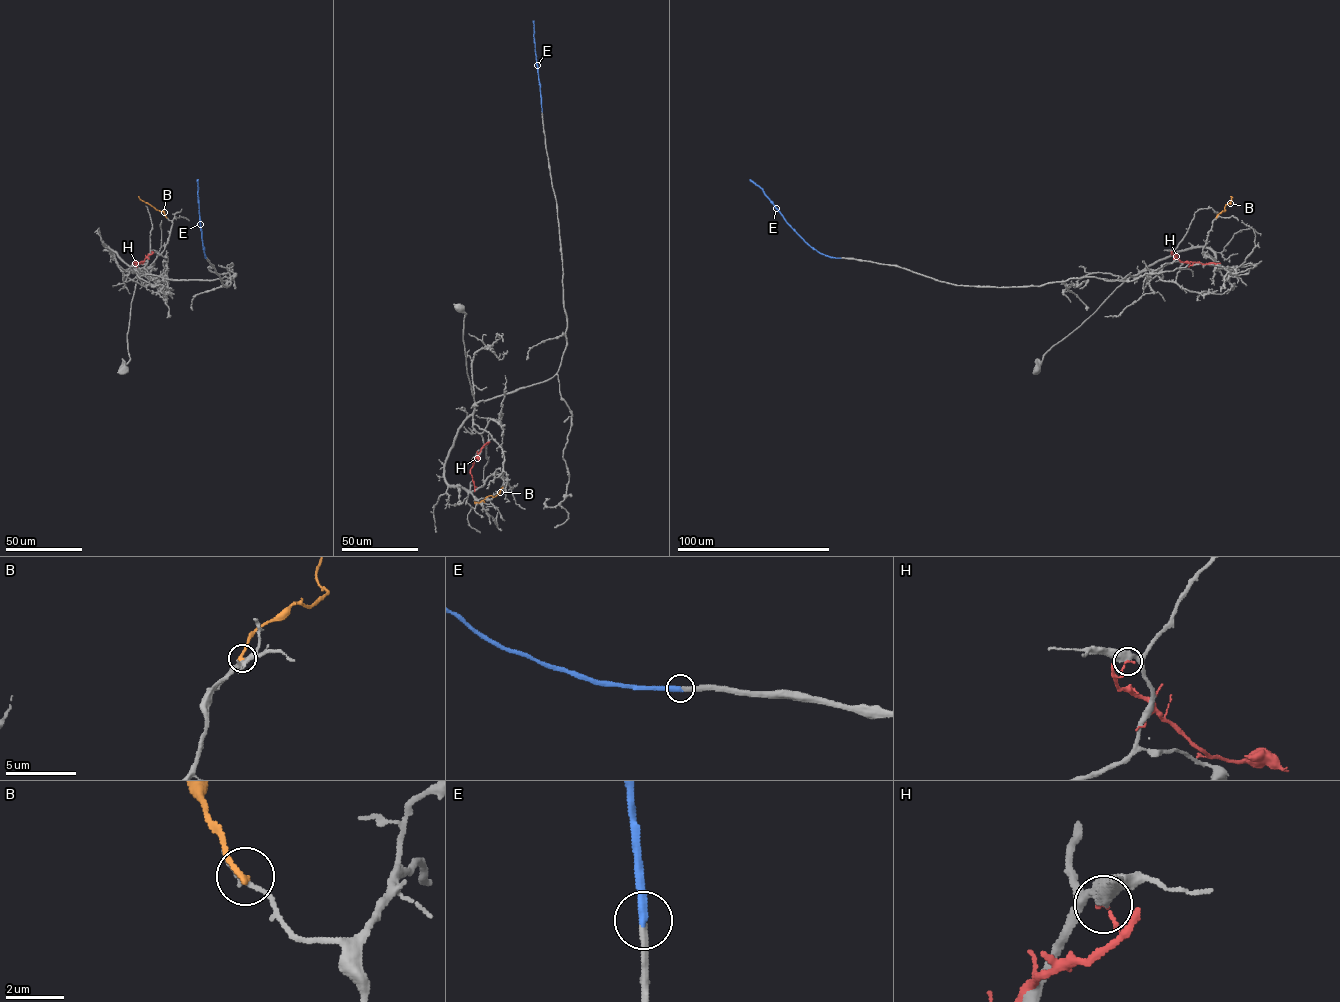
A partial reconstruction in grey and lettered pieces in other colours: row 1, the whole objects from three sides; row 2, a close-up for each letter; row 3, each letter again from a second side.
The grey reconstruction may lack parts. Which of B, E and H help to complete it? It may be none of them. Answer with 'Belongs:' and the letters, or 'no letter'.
Belongs: E

